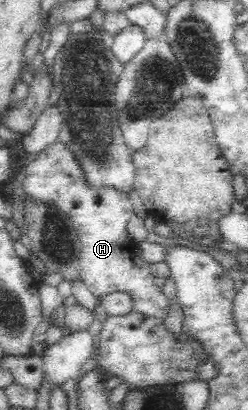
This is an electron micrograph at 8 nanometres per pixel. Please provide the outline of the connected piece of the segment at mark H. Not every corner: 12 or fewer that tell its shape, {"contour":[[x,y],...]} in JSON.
{"contour":[[59,138],[26,164],[29,198],[54,206],[81,242],[95,297],[126,292],[162,317],[129,193],[92,185]]}

